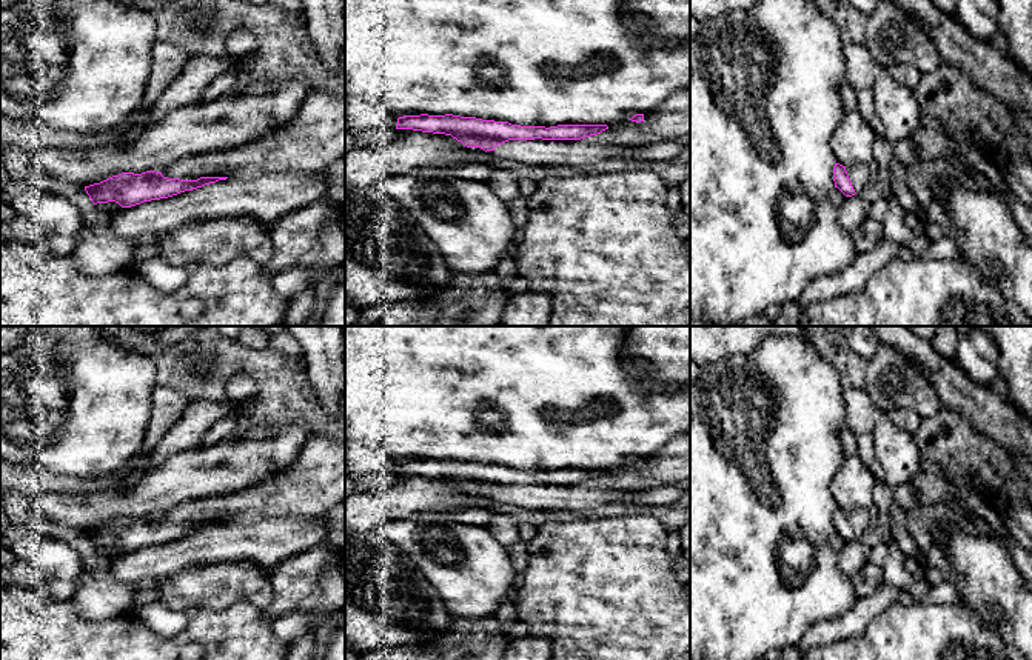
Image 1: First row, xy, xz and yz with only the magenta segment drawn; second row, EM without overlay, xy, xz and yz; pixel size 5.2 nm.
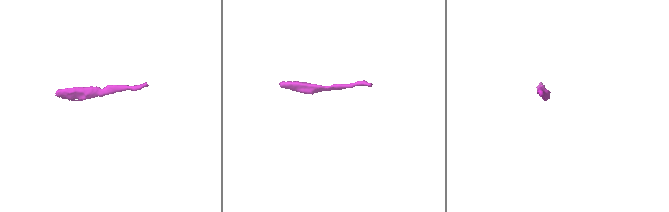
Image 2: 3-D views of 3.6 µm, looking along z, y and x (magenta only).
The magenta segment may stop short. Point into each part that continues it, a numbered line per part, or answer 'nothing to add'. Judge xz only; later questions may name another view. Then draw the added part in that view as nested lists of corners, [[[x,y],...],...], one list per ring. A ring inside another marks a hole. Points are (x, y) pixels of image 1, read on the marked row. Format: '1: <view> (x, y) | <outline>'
1: xz (587, 151) | [[[596,137],[581,140],[508,140],[494,148],[494,155],[531,166],[596,165],[621,158],[632,146],[604,143]]]

